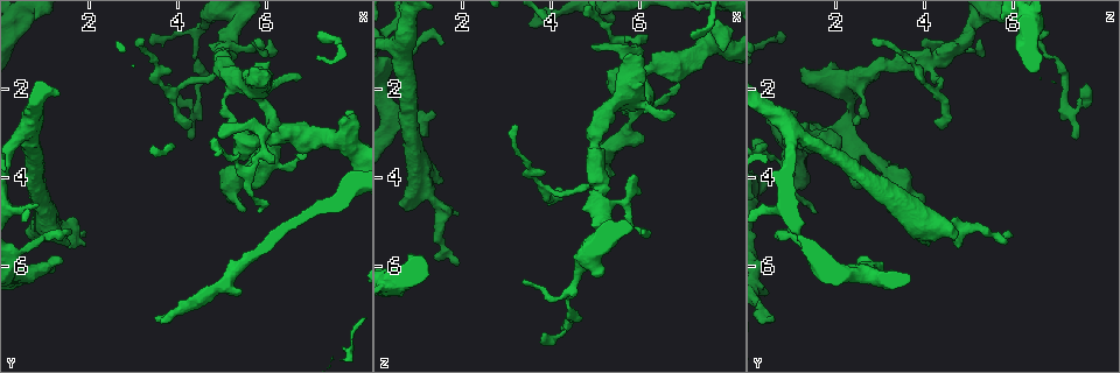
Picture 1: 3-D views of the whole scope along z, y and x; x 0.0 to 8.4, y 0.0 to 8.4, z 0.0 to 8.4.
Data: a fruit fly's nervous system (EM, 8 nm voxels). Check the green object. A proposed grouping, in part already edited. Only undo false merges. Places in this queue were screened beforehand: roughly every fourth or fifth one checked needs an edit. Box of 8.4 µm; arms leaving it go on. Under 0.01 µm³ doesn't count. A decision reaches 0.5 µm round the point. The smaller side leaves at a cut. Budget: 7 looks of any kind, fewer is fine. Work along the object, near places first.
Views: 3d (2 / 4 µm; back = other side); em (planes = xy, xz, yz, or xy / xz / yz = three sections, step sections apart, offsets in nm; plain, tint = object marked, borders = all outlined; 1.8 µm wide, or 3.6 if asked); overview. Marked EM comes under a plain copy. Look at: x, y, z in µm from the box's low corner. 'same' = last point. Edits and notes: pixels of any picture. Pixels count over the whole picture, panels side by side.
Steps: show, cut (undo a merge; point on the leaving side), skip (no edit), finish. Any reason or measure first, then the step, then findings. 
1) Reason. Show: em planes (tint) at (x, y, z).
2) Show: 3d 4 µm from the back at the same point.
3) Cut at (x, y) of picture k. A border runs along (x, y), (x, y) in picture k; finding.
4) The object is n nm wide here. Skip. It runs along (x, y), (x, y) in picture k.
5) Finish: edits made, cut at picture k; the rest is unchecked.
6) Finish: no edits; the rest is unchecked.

Thick turns thin. Show: 3d 2 µm at (5.95, 3.05, 1.40).

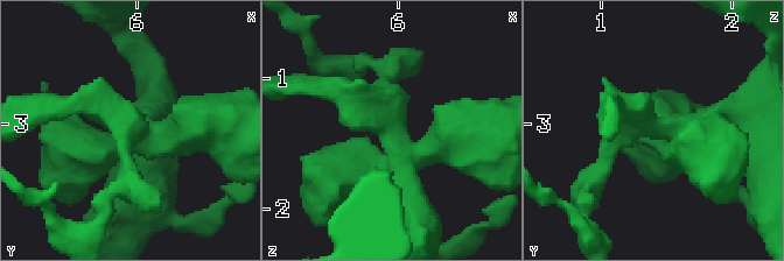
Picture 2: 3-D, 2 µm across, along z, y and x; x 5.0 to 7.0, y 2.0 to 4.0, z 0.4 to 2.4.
Now the EM. Show: em 3.6 µm yz step 8 (tint) at (5.98, 3.04, 1.44).

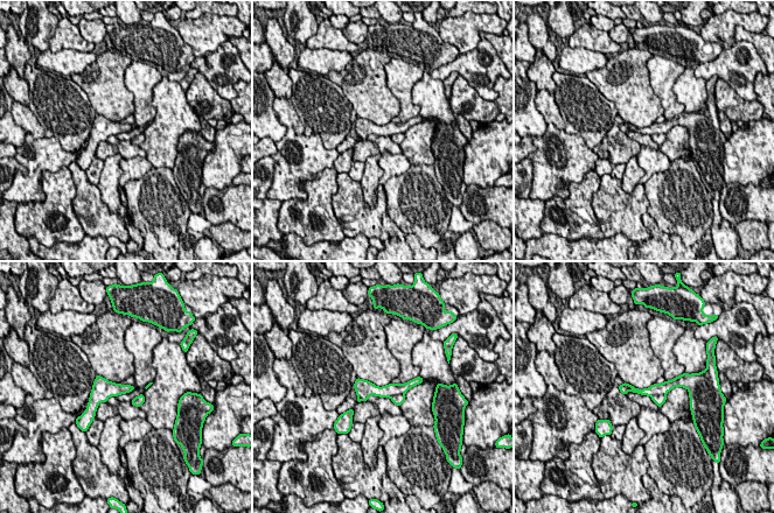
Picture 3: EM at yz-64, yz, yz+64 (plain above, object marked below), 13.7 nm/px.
Show: em 3.6 µm planes (borders) at the same point.

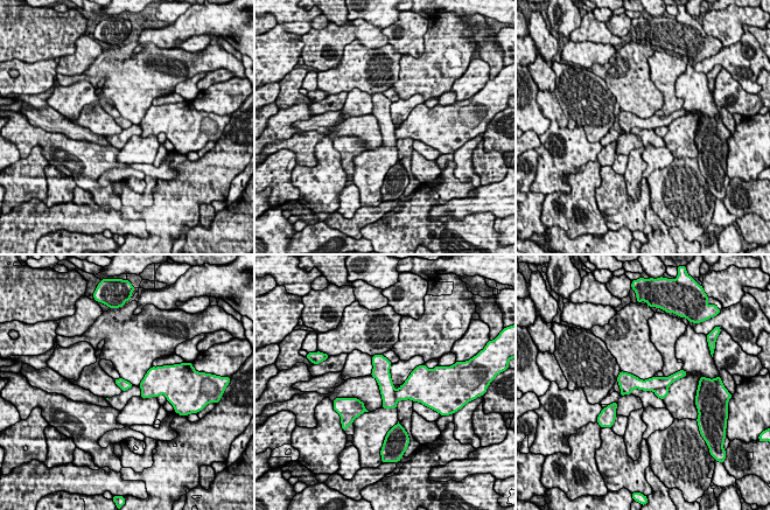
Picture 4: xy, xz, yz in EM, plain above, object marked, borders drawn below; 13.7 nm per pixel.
Cut at (410, 390) of picture 4. Two cells meet here.

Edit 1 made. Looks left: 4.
Two arms in line, one across. Show: em yz step 8 (tint) at (0.65, 3.05, 1.10).

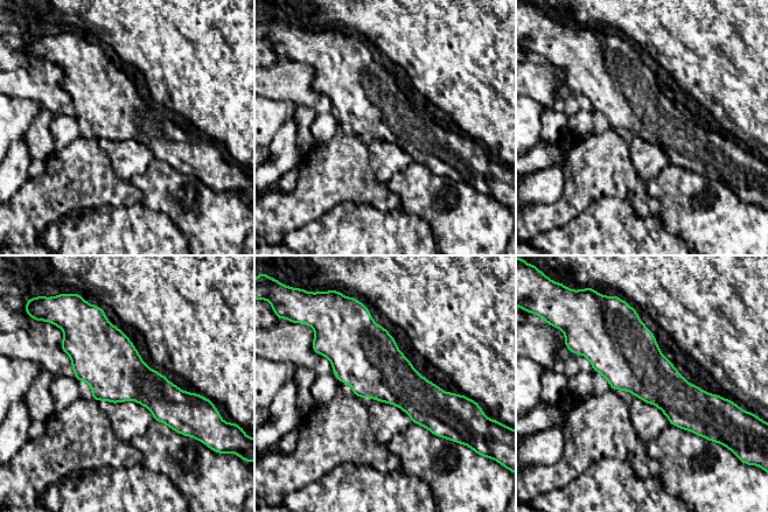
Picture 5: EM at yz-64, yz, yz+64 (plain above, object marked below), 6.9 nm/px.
Cut it another way. Show: em planes (tint) at the same point.

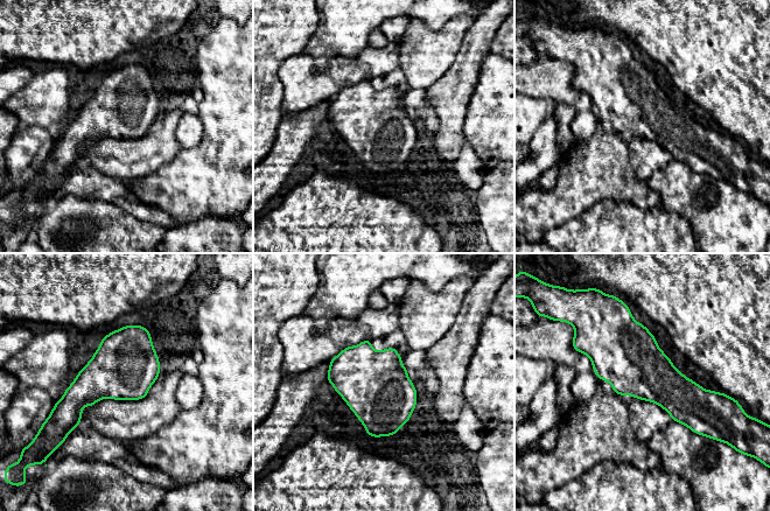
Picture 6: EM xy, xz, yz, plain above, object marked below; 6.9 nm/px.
Skip. All the same cell.

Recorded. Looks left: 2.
Finish: edits made, cut at picture 4; the rest is unchecked.

